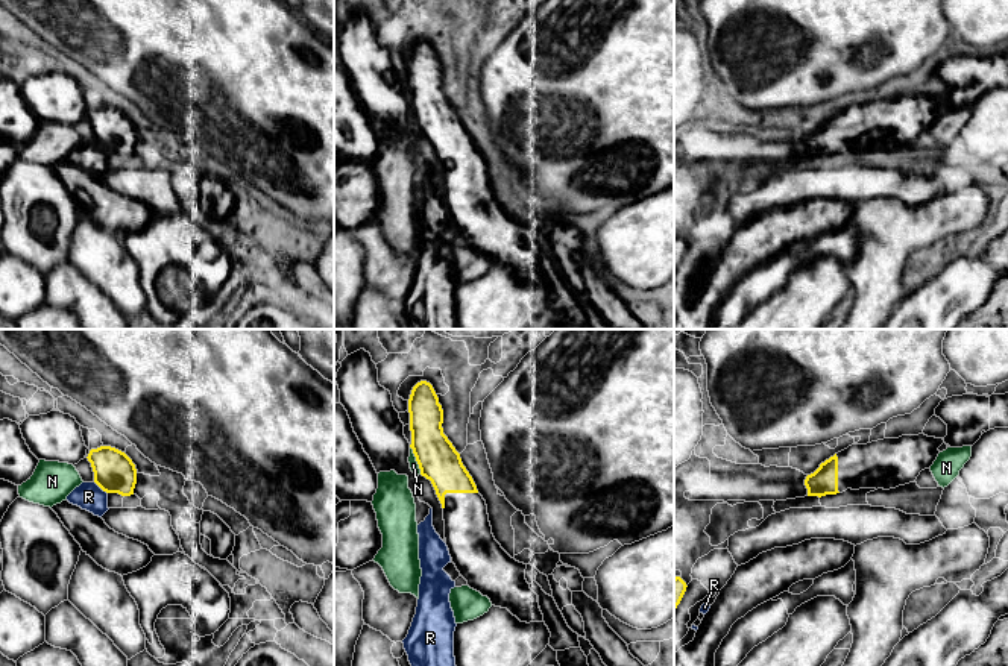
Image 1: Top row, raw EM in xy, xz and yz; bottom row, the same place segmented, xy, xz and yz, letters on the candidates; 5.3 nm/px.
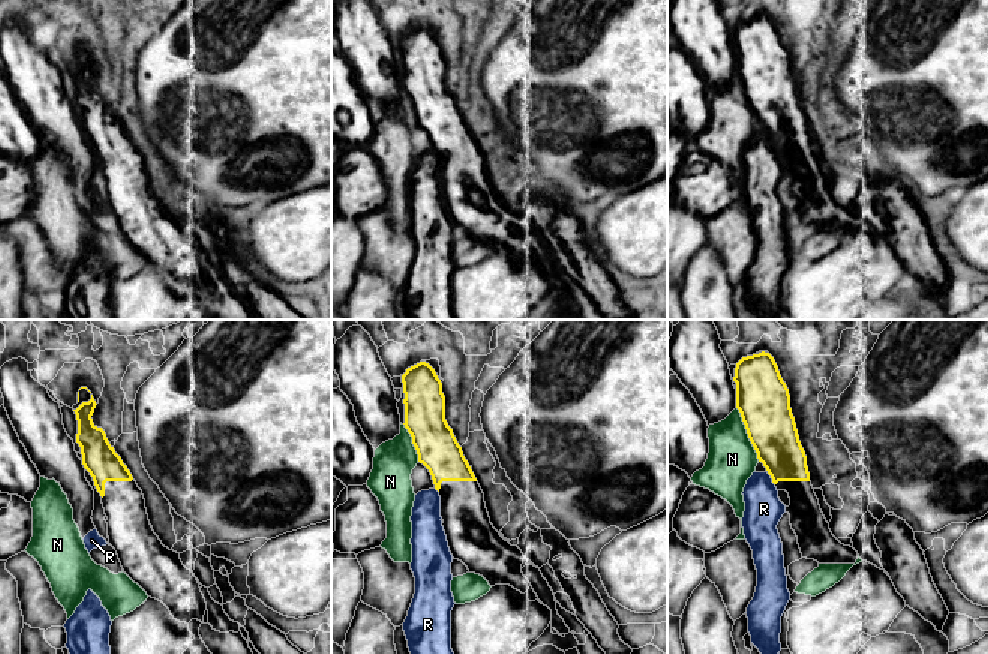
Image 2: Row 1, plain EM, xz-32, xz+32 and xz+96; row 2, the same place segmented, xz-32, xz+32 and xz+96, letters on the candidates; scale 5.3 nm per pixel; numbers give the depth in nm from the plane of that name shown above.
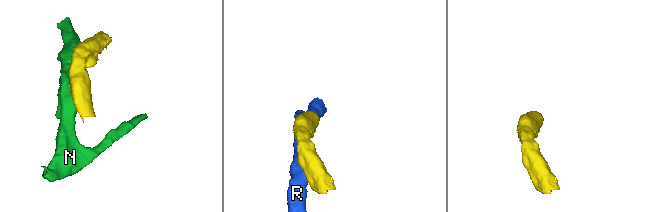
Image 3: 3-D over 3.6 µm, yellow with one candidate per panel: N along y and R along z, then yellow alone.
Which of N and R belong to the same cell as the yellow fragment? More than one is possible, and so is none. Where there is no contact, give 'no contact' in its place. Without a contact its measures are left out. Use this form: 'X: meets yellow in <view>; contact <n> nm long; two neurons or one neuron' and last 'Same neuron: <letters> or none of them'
N: meets yellow in xz; contact 160 nm long; two neurons
R: meets yellow in xy; contact 100 nm long; two neurons
Same neuron: none of them

